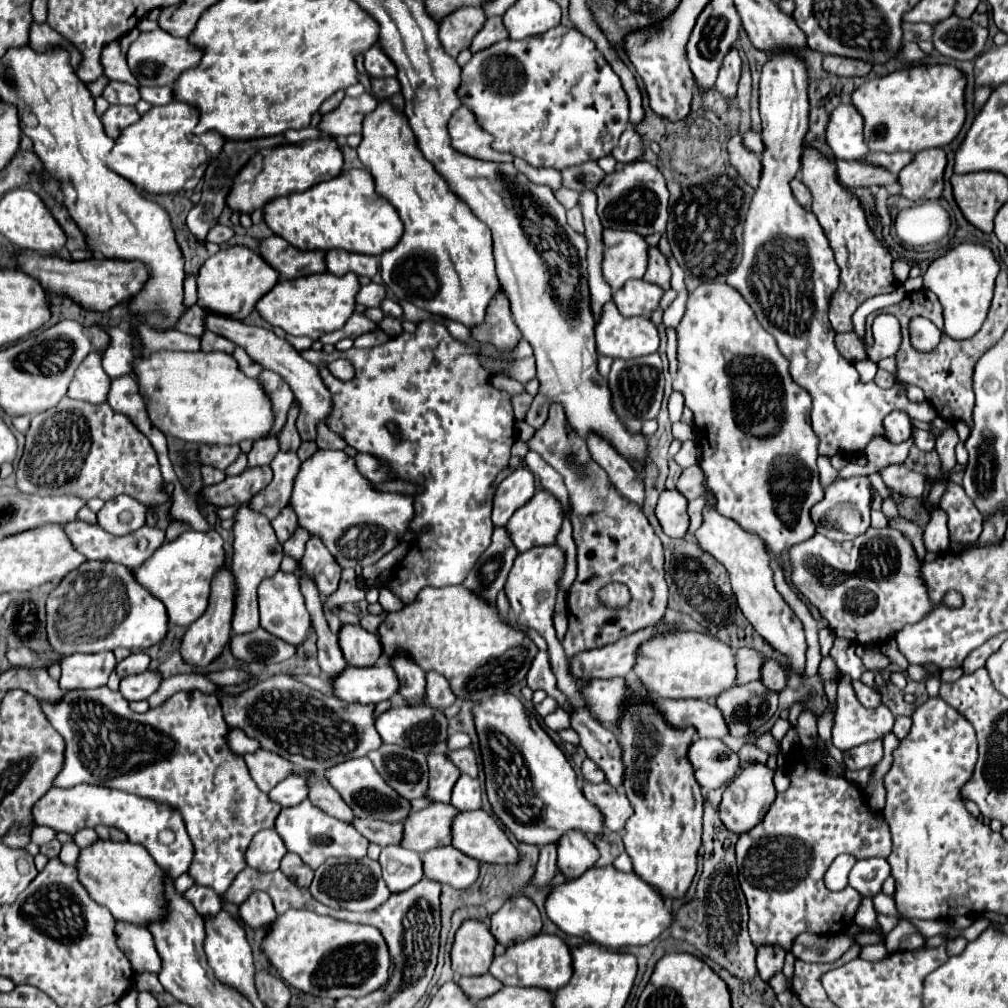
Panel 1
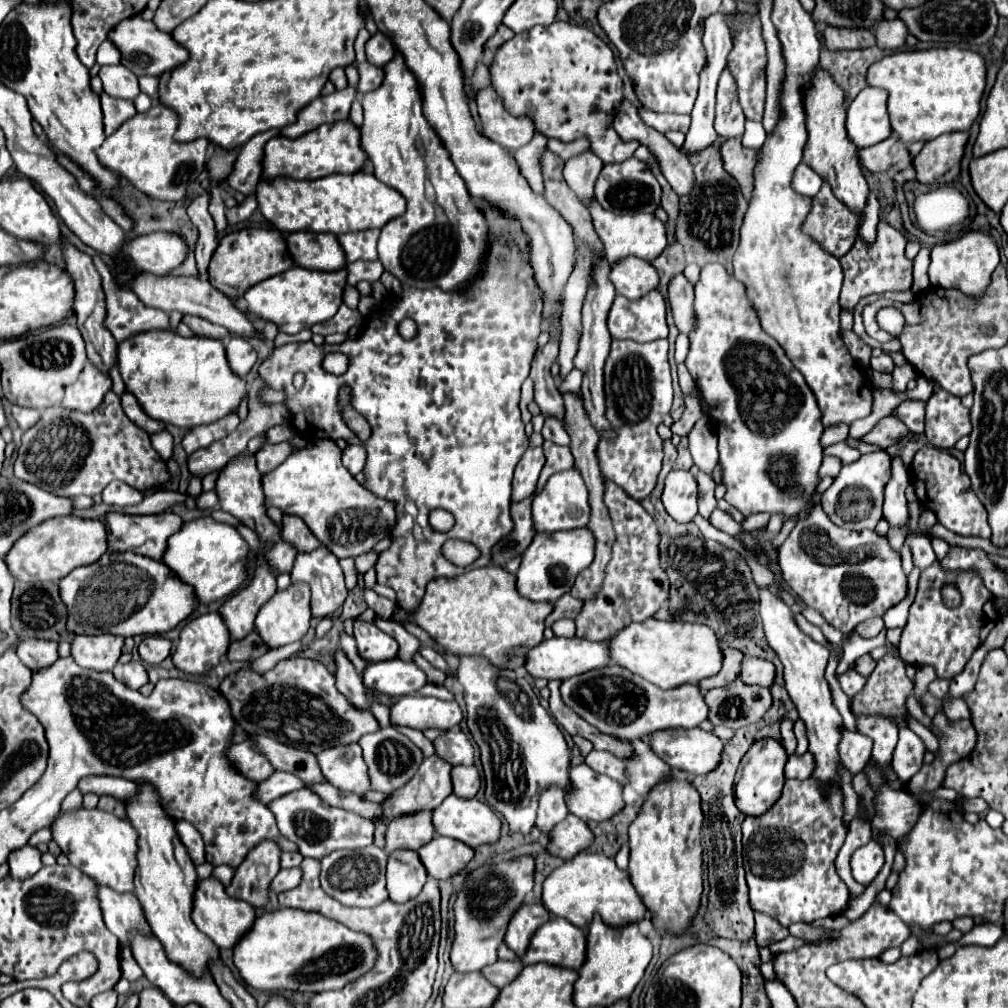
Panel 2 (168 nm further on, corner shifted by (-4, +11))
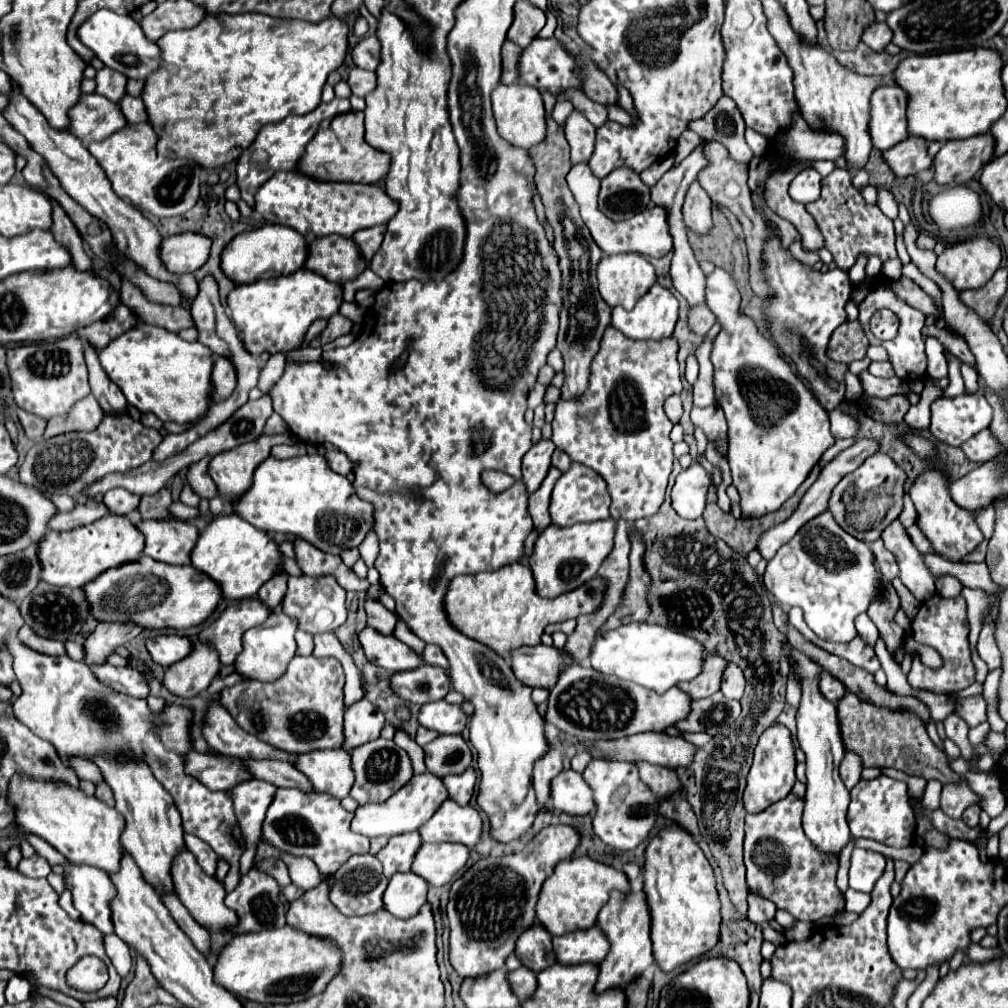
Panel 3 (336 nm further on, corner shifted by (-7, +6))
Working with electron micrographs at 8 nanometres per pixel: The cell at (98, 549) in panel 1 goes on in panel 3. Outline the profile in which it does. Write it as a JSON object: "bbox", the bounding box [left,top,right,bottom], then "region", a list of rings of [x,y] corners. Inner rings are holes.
{"bbox":[134,519,198,565],"region":[[[162,519],[162,521],[138,521],[134,523],[136,529],[144,535],[144,555],[152,557],[154,561],[162,561],[168,565],[190,565],[190,551],[198,541],[198,527],[186,521],[174,521],[174,519]]]}

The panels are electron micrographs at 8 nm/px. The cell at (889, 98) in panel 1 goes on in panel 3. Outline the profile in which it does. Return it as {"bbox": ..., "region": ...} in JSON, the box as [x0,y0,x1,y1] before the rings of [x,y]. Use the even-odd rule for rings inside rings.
{"bbox":[892,47,1006,143],"region":[[[972,47],[904,57],[892,75],[894,83],[908,95],[908,133],[940,143],[988,133],[990,125],[1006,111],[1000,71],[1002,59],[991,48]]]}

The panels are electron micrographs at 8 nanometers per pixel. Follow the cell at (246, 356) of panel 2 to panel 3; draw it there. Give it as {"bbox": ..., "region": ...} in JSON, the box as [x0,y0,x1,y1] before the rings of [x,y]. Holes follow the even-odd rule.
{"bbox":[212,355,238,401],"region":[[[218,355],[214,359],[214,377],[212,381],[216,381],[216,401],[222,401],[224,397],[228,397],[232,393],[232,389],[238,383],[236,377],[236,367],[228,357]]]}

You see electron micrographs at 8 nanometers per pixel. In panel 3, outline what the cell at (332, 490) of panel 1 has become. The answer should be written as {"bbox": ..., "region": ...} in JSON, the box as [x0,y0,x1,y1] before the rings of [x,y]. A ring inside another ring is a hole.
{"bbox":[234,455,374,555],"region":[[[302,455],[284,461],[268,457],[256,469],[252,489],[234,505],[234,513],[258,529],[292,533],[332,555],[358,547],[374,529],[374,505],[362,501],[344,475],[332,473],[324,455]]]}

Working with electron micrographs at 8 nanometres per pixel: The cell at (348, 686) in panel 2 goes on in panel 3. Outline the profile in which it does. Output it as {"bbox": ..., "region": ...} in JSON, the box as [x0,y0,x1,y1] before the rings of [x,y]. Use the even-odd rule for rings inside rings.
{"bbox":[344,699,384,749],"region":[[[360,699],[346,707],[344,717],[344,735],[346,749],[354,749],[356,745],[364,745],[380,737],[380,729],[384,727],[384,713],[372,705],[368,699]]]}

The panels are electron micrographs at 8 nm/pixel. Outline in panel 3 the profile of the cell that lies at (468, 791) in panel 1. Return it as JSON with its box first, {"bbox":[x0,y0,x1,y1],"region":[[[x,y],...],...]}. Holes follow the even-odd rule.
{"bbox":[442,767,476,805],"region":[[[472,767],[460,775],[448,775],[442,781],[450,793],[450,799],[454,799],[460,805],[470,803],[470,799],[474,795],[474,787],[476,787],[476,773]]]}

